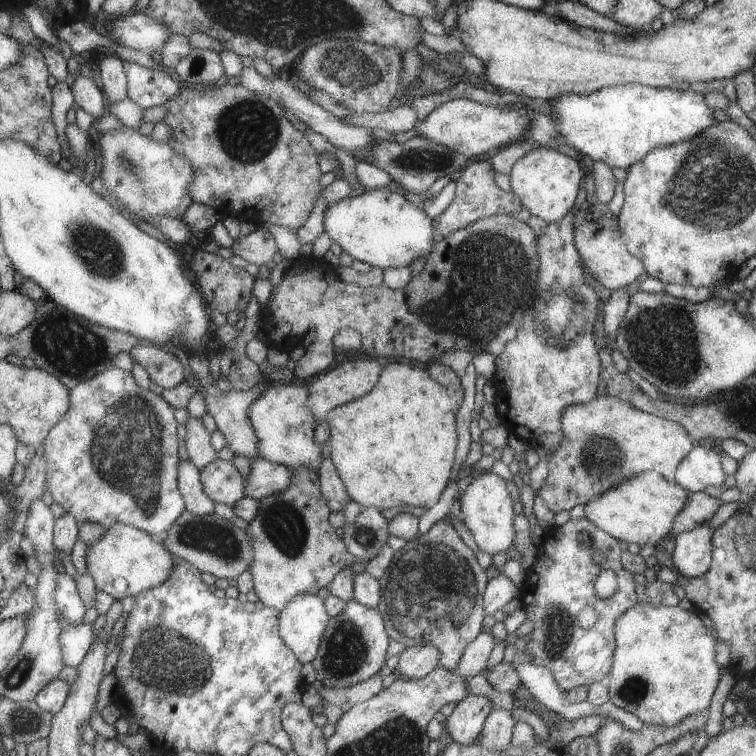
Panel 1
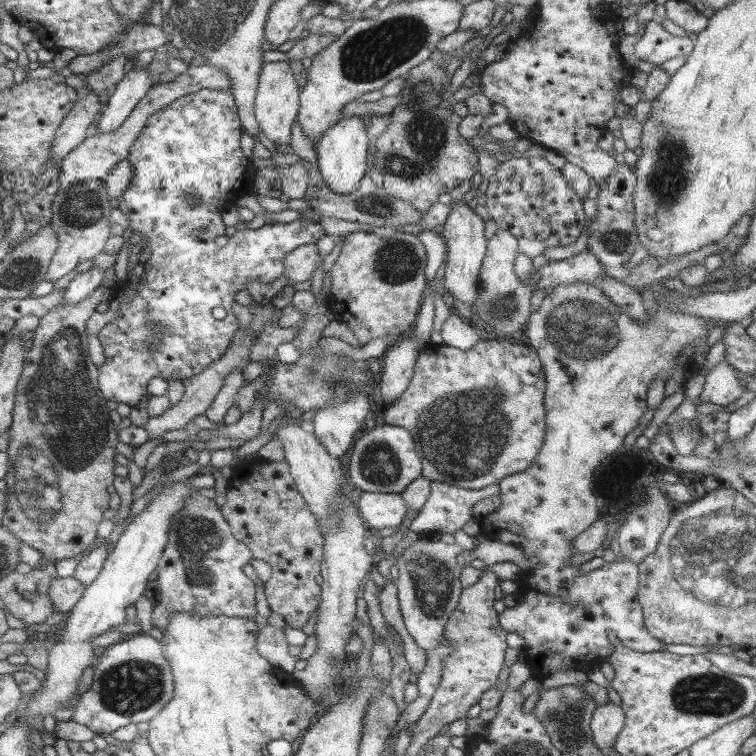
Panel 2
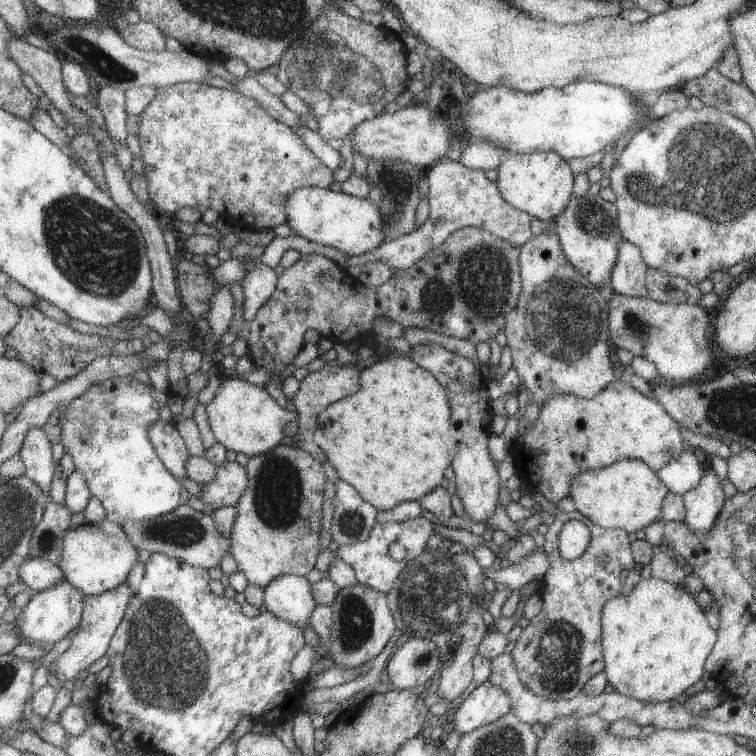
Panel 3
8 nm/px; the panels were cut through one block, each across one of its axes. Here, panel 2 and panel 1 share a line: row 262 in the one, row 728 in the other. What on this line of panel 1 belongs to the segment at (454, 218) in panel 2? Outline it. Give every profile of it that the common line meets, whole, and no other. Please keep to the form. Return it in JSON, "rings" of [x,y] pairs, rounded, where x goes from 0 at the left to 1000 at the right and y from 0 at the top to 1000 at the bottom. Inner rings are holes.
{"rings":[[[616,921],[603,930],[599,942],[583,951],[599,981],[612,987],[634,981],[642,947],[648,946],[649,931],[639,921]]]}

